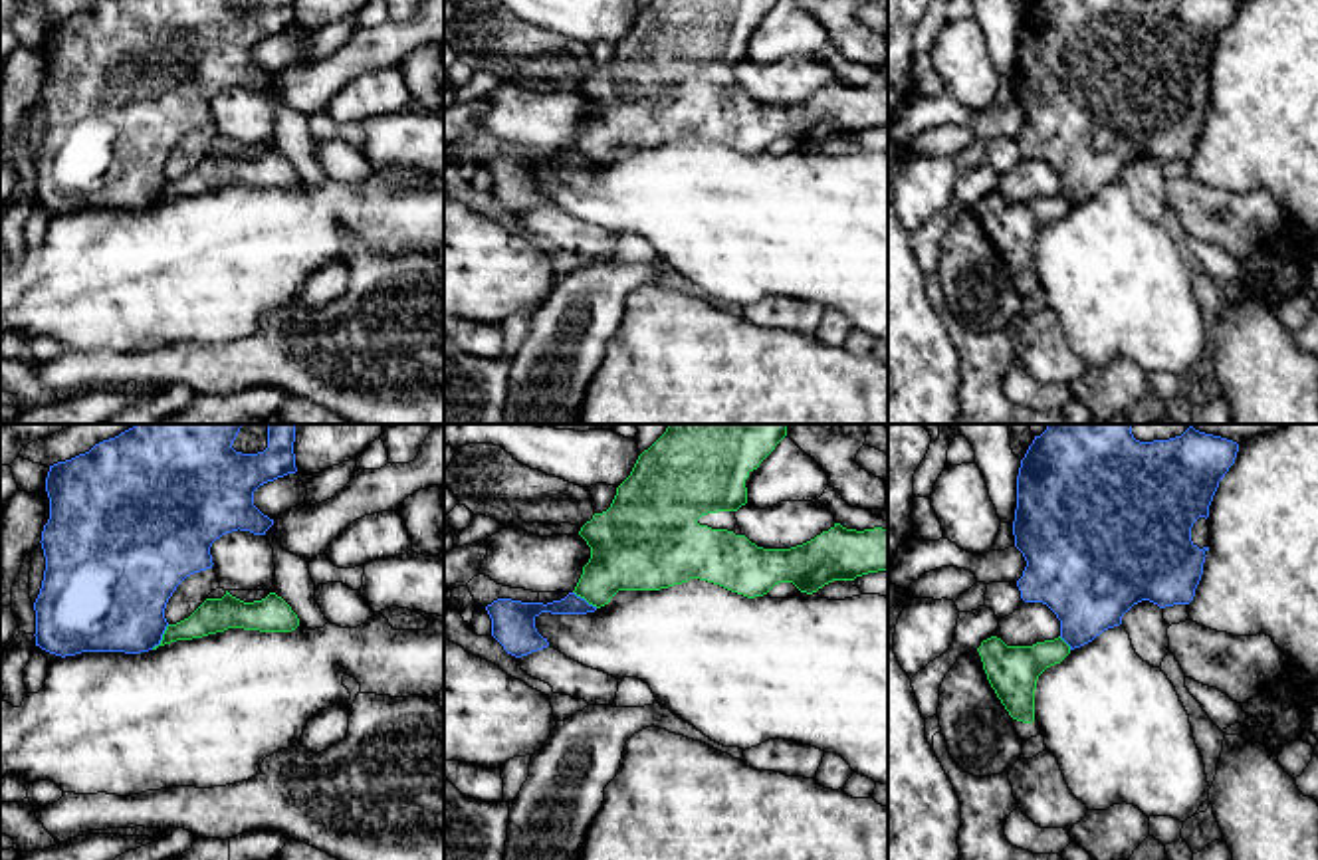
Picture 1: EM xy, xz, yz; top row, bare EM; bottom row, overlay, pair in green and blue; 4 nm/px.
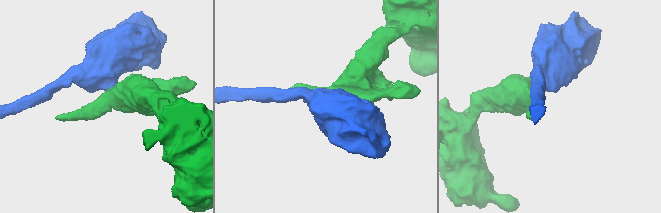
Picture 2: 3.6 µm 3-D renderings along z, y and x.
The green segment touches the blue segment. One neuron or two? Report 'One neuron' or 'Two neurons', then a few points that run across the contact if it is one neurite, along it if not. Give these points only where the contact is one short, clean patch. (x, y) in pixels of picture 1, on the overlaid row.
Two neurons. Line: xy (169, 625), (163, 639), (151, 648)

